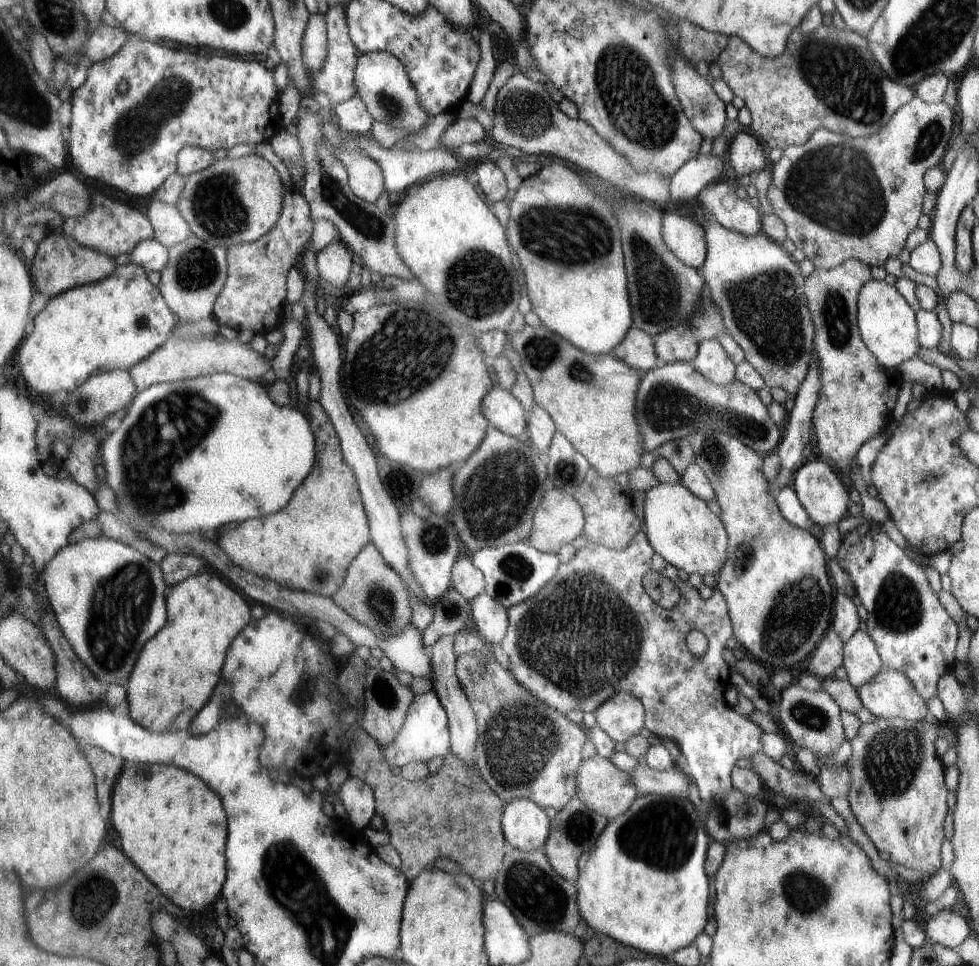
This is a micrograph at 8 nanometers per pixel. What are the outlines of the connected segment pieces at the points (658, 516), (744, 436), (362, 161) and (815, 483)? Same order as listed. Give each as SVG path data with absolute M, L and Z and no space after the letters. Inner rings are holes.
M663 483L647 493L645 501L645 531L656 551L666 560L689 574L717 575L724 567L728 536L706 501L702 502L686 484Z
M689 363L663 364L657 370L642 373L641 379L636 418L646 452L656 453L664 444L690 439L702 428L724 430L763 458L773 457L781 443L779 427L770 418L767 406L742 382L734 380L730 386L716 385Z
M364 150L337 151L337 157L351 173L353 192L367 202L378 202L387 191L384 168L374 158L370 158Z
M820 459L805 462L793 476L791 486L811 521L821 527L836 526L848 515L849 507L852 504L849 491L838 480L836 472L832 472L832 468L826 462L822 462Z

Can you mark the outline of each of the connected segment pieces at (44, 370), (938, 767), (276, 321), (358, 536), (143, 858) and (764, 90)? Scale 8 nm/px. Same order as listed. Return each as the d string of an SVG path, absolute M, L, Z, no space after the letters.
M133 262L119 266L104 282L76 287L50 300L35 318L35 330L20 348L23 375L27 384L36 391L60 399L63 394L70 394L84 386L96 374L120 369L131 371L152 357L174 336L178 326L176 316L160 288L150 282L148 272L142 266Z
M876 718L870 724L861 724L858 735L851 741L852 757L846 763L850 774L847 798L854 820L878 851L890 854L892 863L926 872L922 883L942 866L941 847L945 837L945 818L949 812L945 770L935 748L938 739L936 725L931 718L924 722Z
M288 187L283 218L276 229L264 239L229 250L229 277L213 315L221 326L227 325L241 335L263 336L282 326L286 321L289 275L313 243L315 222L311 205L302 190Z
M308 398L307 404L317 441L317 464L311 476L288 508L222 533L219 546L254 574L274 578L287 588L333 598L347 582L352 564L373 543L371 518L355 469L344 457L339 433L323 402Z
M132 764L127 765L118 779L114 796L115 830L120 832L122 846L136 860L147 878L169 899L186 912L204 912L223 897L228 880L228 814L220 796L202 780L202 777L178 765Z
M833 24L818 26L814 32L804 36L800 32L800 25L792 28L792 31L788 36L786 50L776 58L764 57L754 52L738 36L732 36L717 60L722 80L736 97L746 103L745 107L752 115L752 124L748 129L764 142L767 150L776 148L784 151L790 146L804 145L819 129L851 138L874 136L888 125L900 108L912 100L914 89L900 86L898 82L884 76L868 50L868 42L860 34L847 28L838 30Z

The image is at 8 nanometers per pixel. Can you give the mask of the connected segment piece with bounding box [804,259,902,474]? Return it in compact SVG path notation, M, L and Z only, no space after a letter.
M857 259L846 260L841 266L831 270L814 270L810 276L804 278L804 294L814 326L814 360L820 370L822 382L818 404L812 414L812 437L819 457L833 460L843 472L848 471L850 474L853 473L853 460L862 444L878 436L892 420L897 392L902 385L899 375L879 364L859 334L857 299L862 286L871 279L871 268Z

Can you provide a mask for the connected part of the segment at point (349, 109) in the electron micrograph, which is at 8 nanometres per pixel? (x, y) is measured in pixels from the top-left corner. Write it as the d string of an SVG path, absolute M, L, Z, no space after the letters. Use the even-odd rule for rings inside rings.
M360 96L338 104L334 112L348 132L371 135L376 116L370 112L368 104Z

